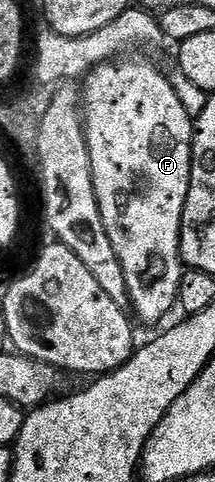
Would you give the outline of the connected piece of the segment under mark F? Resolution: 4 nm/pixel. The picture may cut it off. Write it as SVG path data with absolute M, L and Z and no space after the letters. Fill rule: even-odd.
M116 59L111 63L97 65L83 78L82 88L82 112L84 114L84 134L88 144L88 154L92 164L92 178L94 179L94 191L98 199L98 207L102 215L102 223L106 227L106 235L110 235L110 243L114 243L114 251L118 255L118 263L122 263L122 275L126 275L126 287L128 299L133 314L137 313L144 321L160 321L173 308L178 305L180 296L180 280L186 268L180 260L180 228L184 218L184 204L190 187L190 175L192 174L192 135L194 121L188 117L186 109L182 105L171 80L156 65L148 61L126 61L128 59Z

